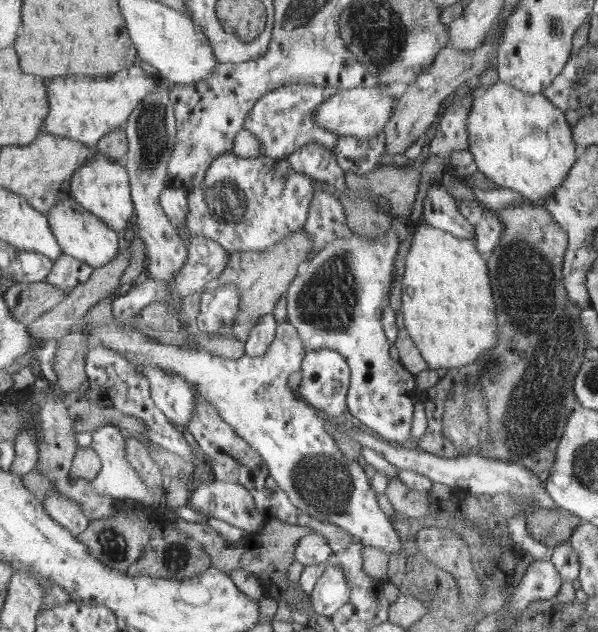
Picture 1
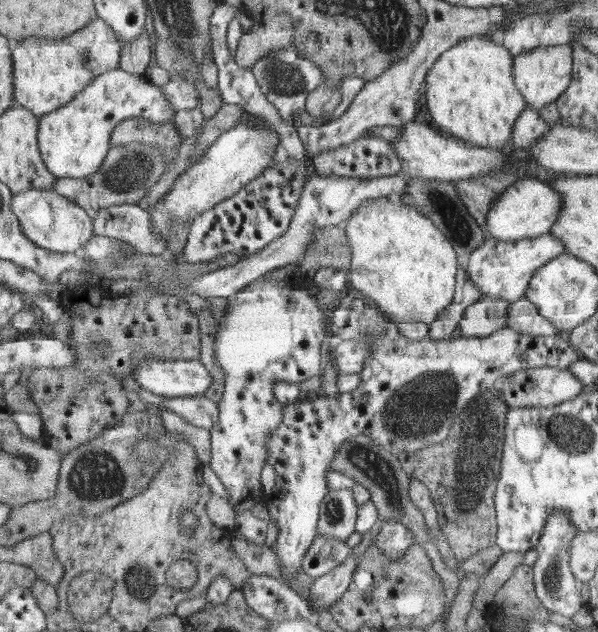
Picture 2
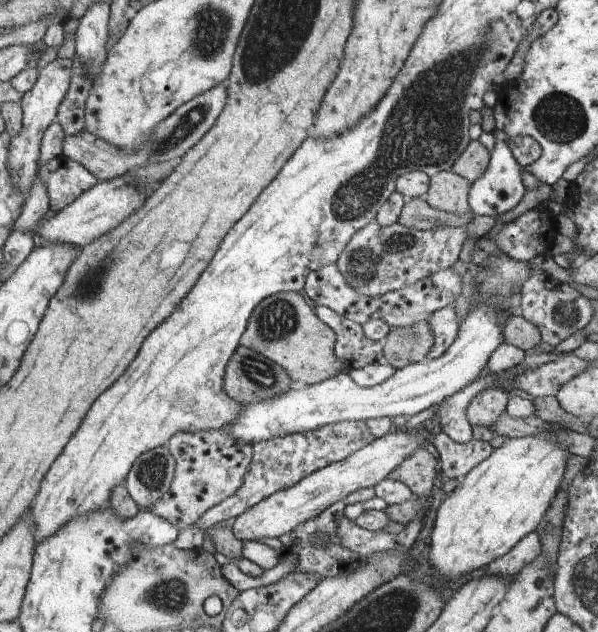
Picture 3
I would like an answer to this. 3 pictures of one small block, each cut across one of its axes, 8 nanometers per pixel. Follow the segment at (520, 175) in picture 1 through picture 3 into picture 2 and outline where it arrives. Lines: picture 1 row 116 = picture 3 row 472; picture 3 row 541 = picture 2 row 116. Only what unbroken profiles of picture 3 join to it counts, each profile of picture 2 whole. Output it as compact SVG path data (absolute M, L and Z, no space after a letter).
M482 35L462 39L437 58L428 72L425 94L429 113L444 134L483 148L500 150L514 141L517 120L529 110L528 102L515 82L513 53L496 39Z

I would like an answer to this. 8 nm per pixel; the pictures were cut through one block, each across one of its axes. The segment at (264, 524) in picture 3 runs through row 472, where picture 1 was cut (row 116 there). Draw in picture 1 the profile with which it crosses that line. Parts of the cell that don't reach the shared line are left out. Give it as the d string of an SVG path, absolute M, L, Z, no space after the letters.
M378 85L375 88L360 87L355 89L341 89L339 94L329 98L315 110L315 123L319 127L329 129L339 136L355 136L359 140L367 140L384 132L395 112L397 100L388 85Z

